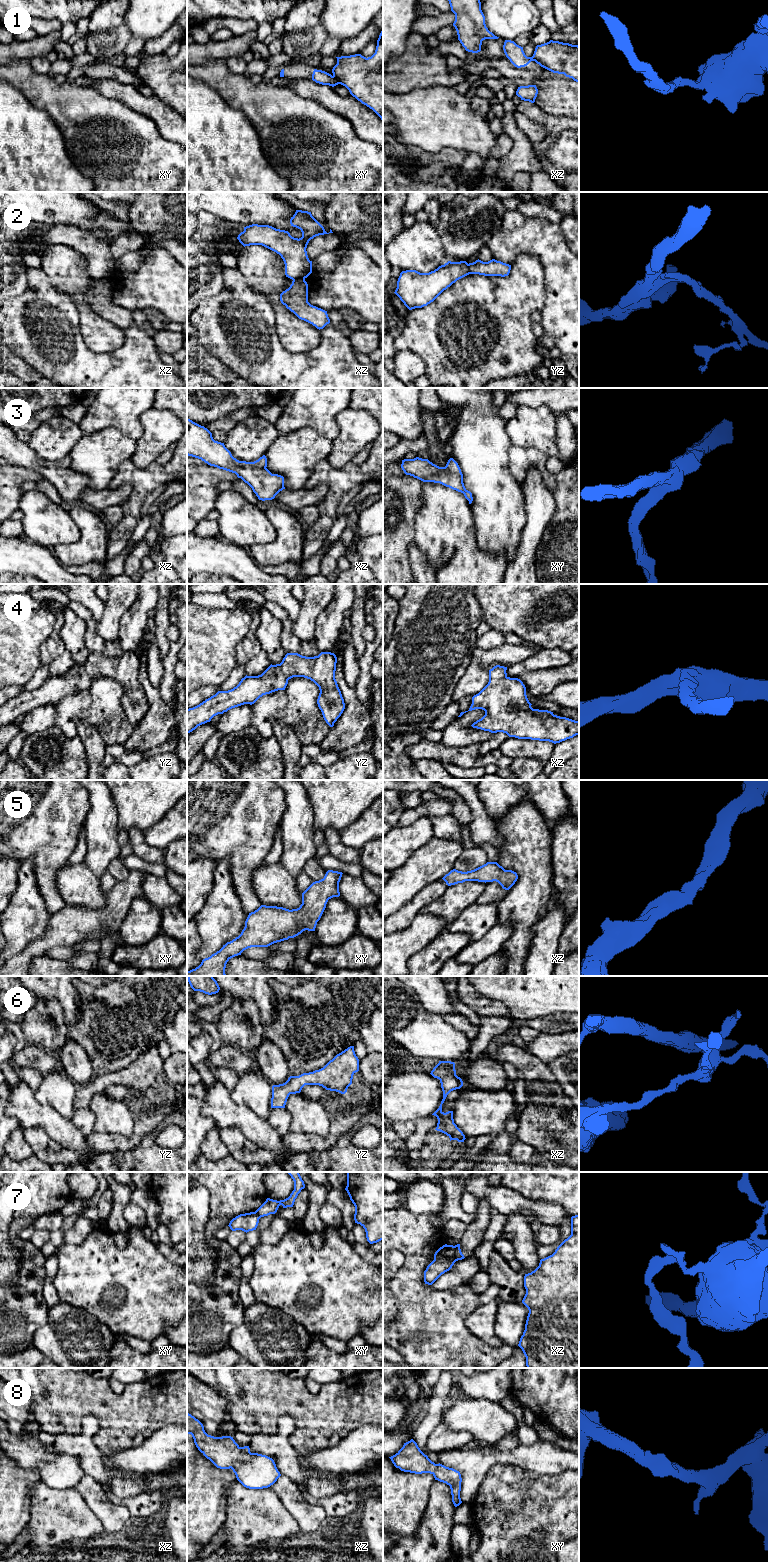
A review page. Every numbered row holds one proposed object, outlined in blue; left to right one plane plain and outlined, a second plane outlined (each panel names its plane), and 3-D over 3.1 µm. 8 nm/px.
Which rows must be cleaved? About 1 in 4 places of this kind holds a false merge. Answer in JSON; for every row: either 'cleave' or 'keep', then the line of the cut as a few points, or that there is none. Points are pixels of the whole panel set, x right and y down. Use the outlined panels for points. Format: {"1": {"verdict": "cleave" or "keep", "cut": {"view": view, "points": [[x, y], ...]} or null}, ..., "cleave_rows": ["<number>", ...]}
{"1": {"verdict": "cleave", "cut": {"view": "xy", "points": [[333, 75], [339, 83]]}}, "2": {"verdict": "cleave", "cut": {"view": "xz", "points": [[304, 278], [293, 280]]}}, "3": {"verdict": "keep", "cut": null}, "4": {"verdict": "keep", "cut": null}, "5": {"verdict": "keep", "cut": null}, "6": {"verdict": "keep", "cut": null}, "7": {"verdict": "cleave", "cut": {"view": "xz", "points": [[453, 1246], [453, 1257], [456, 1260]]}}, "8": {"verdict": "keep", "cut": null}, "cleave_rows": ["1", "2", "7"]}

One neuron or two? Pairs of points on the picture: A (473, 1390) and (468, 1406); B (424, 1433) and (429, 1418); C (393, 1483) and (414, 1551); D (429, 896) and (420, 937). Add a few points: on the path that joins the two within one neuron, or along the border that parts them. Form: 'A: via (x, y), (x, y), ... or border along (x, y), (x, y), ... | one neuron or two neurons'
A: border along (467, 1397), (486, 1398), (493, 1401) | two neurons
B: via (424, 1429), (428, 1422) | one neuron
C: border along (422, 1514), (420, 1524), (414, 1533), (393, 1534) | two neurons
D: border along (418, 913), (412, 922), (401, 930) | two neurons

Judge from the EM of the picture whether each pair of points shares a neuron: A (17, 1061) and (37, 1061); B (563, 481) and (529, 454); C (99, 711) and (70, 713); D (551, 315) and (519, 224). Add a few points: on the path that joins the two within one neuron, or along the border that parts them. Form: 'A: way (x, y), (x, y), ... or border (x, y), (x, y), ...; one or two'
A: way (22, 1061), (32, 1061); one
B: way (554, 481), (542, 470), (538, 463); one
C: border (89, 691), (90, 704), (75, 721), (77, 734); two
D: way (558, 292), (558, 263), (542, 247); one

